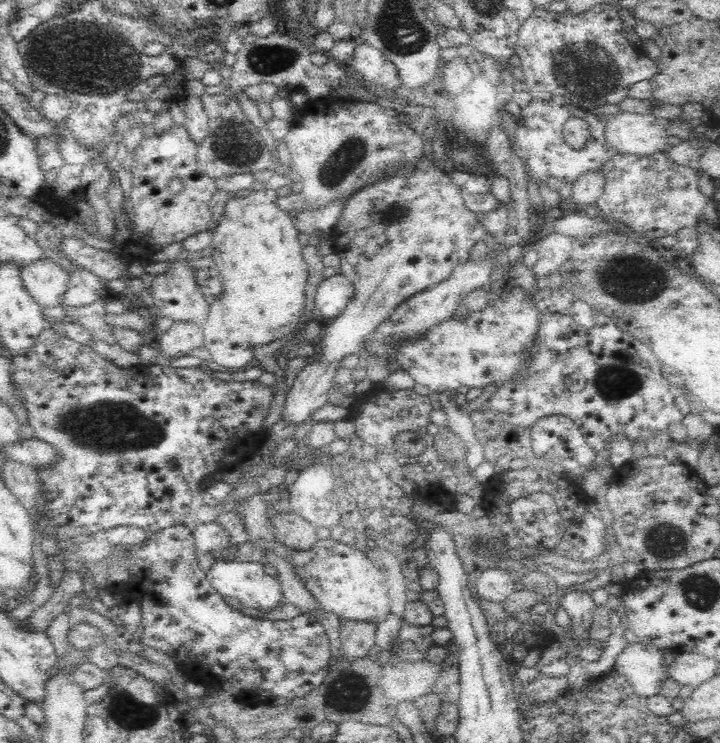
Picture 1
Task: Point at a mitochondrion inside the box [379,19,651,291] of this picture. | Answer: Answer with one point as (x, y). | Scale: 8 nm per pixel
(587, 69)

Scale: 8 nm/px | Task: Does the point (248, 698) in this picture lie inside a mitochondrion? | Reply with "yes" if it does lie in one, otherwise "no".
no

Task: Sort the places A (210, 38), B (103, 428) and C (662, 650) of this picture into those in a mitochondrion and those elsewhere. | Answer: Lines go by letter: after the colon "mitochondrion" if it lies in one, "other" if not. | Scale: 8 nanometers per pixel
A: other
B: mitochondrion
C: other

